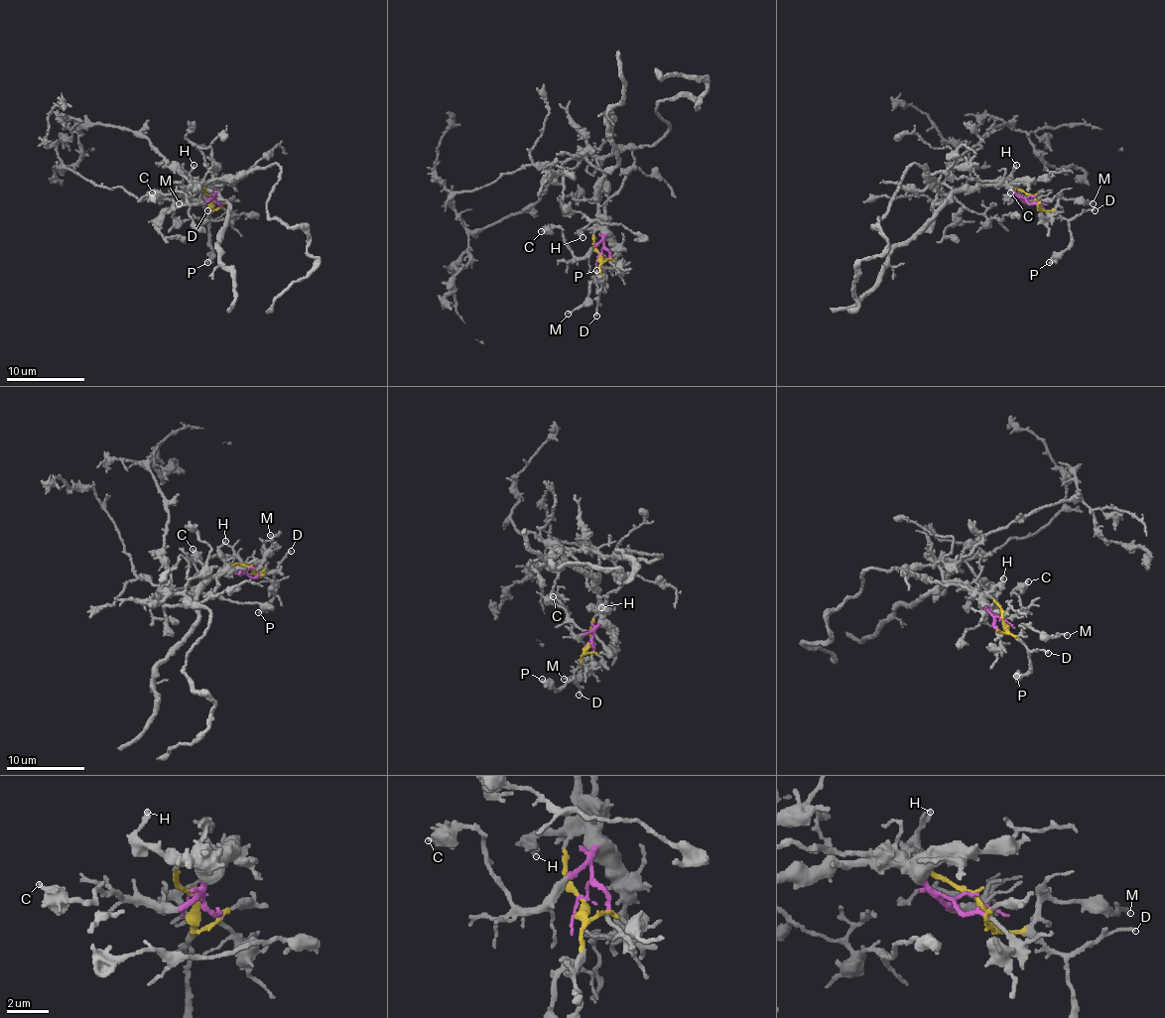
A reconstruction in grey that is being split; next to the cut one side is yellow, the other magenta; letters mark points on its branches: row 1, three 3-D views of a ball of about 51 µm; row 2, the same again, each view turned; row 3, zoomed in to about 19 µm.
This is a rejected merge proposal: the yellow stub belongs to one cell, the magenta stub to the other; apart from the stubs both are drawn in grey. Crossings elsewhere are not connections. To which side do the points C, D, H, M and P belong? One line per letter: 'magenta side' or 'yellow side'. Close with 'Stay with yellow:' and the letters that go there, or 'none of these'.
C: magenta side
D: yellow side
H: yellow side
M: yellow side
P: yellow side
Stay with yellow: D, H, M, P

